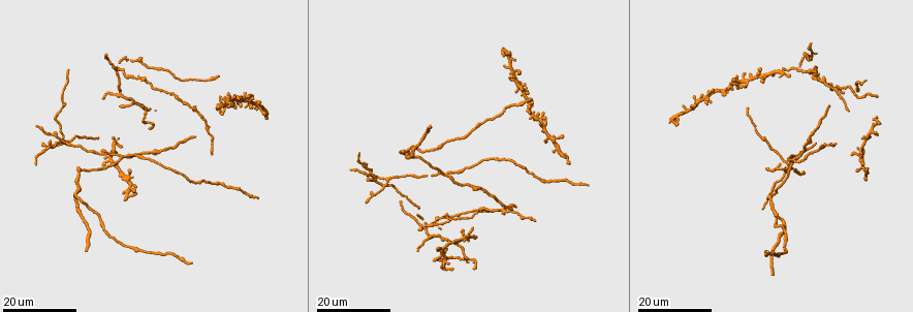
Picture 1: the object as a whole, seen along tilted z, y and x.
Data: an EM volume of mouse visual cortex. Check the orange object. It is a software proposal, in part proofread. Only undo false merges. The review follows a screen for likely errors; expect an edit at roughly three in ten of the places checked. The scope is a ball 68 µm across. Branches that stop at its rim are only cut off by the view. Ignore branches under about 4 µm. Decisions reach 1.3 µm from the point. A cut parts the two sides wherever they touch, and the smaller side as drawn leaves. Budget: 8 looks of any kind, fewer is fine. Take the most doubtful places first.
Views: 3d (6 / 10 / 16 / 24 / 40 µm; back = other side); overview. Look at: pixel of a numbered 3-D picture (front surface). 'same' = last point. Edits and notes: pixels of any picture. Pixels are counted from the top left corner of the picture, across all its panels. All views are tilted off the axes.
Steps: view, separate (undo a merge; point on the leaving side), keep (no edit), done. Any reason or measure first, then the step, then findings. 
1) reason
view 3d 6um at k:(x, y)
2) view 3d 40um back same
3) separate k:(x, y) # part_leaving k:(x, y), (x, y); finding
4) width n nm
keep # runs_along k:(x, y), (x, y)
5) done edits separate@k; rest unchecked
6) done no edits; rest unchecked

looks like a crossing
view 3d 24um at 1:(384, 186)

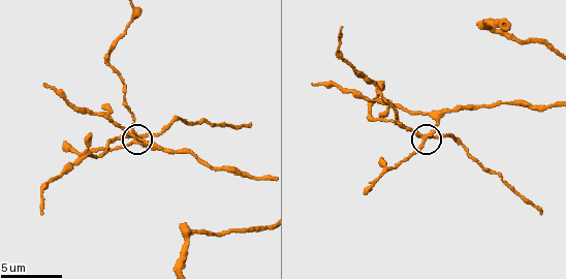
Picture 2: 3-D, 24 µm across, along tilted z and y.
view 3d 10um at 2:(420, 137)

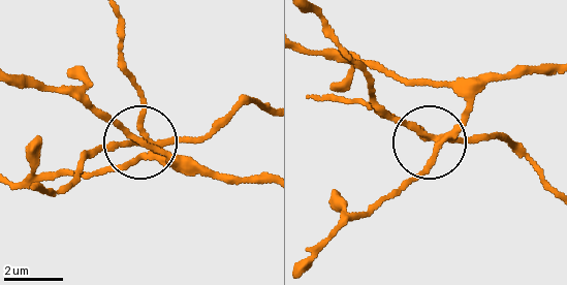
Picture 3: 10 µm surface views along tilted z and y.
separate 3:(198, 141) # part_leaving 3:(446, 133), (430, 134), (341, 100); a second neuron is stuck on

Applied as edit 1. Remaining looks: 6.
three-way junction
view 3d 16um at 1:(431, 237)

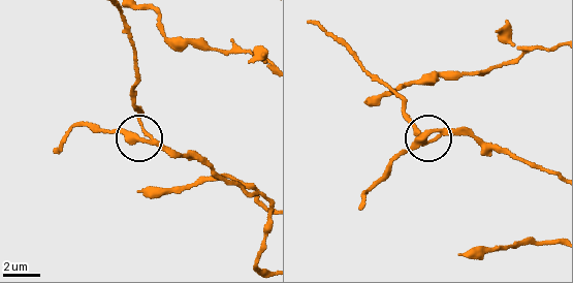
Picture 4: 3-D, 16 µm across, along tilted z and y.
view 3d 6um at 4:(136, 137)

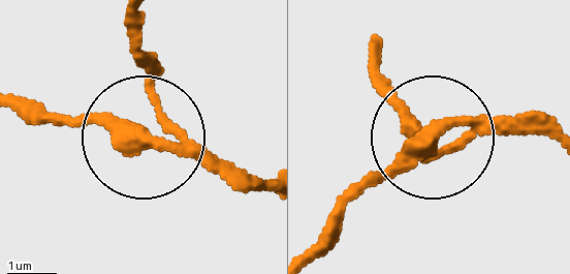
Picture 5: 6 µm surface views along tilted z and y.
width 270 nm
separate 5:(114, 124) # a second neuron is stuck on

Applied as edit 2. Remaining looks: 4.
view overview

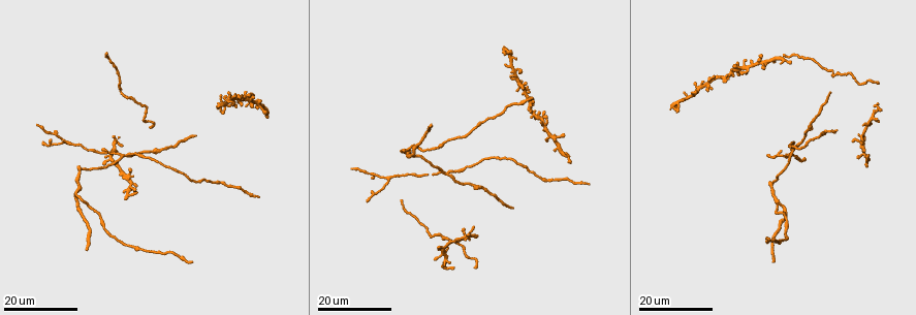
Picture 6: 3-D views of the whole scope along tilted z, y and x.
side arm on a straight run
view 3d 24um at 6:(129, 196)

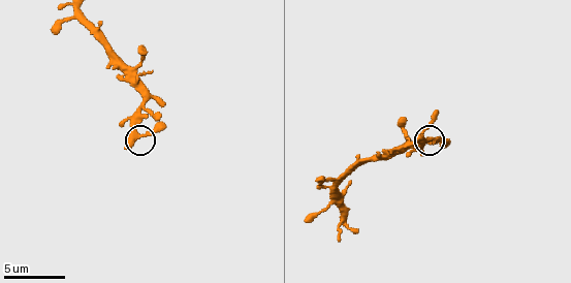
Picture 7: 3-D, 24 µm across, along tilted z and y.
view 3d 6um at 7:(431, 138)

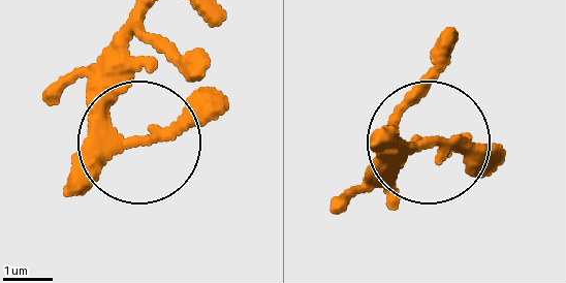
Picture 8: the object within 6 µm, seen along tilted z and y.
keep # one neuron here

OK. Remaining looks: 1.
done edits separate@3, separate@5; rest unchecked

